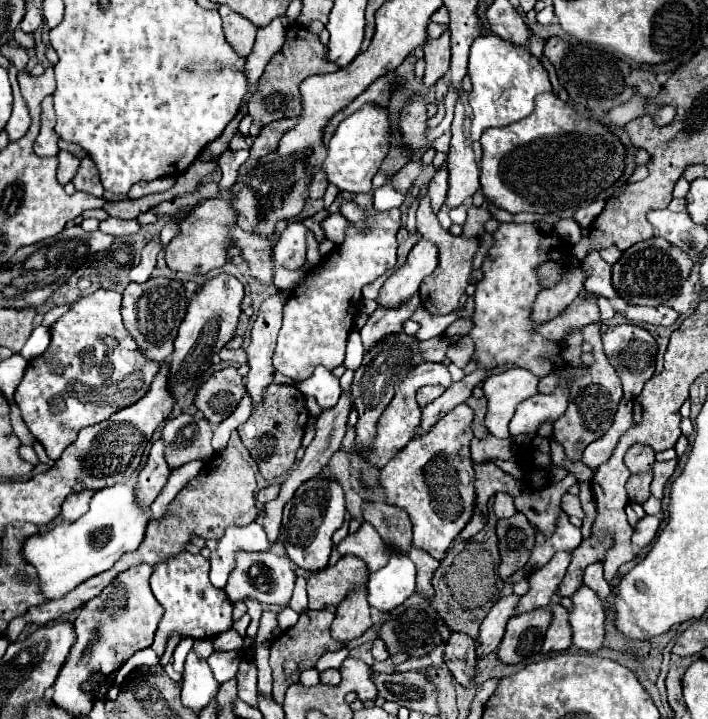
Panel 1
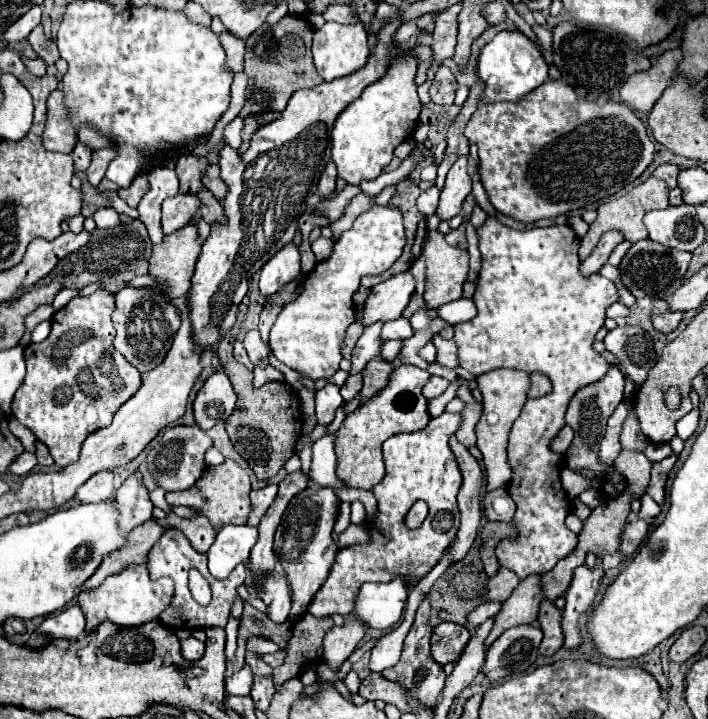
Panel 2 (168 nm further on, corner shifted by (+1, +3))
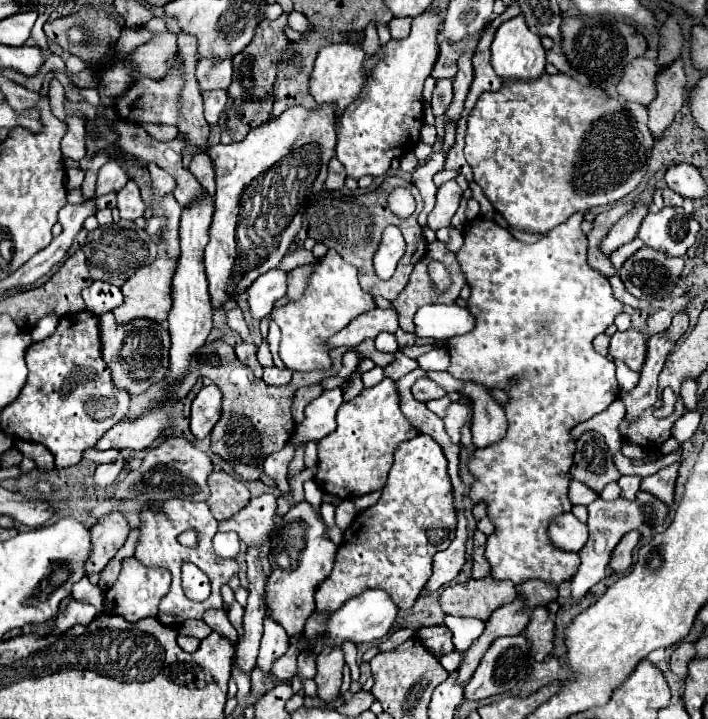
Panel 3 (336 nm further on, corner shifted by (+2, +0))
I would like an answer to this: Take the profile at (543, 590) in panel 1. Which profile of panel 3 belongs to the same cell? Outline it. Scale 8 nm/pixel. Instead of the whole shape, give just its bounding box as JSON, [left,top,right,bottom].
[457,594,531,682]

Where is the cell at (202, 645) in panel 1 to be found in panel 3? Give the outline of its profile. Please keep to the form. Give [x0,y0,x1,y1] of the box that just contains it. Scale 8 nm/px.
[179,620,211,640]

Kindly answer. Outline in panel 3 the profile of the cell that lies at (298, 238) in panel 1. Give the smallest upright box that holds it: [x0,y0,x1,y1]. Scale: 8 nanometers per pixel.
[248,268,287,320]

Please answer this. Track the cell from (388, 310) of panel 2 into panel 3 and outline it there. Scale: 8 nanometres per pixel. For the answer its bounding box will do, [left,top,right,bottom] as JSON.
[329,308,397,348]

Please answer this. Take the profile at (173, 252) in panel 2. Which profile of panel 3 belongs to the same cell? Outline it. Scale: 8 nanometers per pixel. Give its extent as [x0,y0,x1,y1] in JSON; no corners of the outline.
[113,254,177,324]

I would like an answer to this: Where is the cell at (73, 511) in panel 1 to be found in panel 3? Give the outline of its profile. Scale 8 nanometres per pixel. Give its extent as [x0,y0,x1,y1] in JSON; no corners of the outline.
[93,460,125,490]

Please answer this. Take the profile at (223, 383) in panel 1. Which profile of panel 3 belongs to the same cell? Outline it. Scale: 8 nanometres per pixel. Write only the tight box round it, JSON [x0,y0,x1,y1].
[191,384,223,438]

